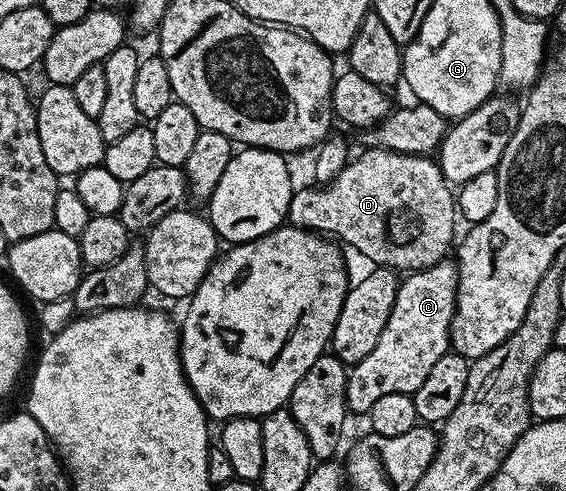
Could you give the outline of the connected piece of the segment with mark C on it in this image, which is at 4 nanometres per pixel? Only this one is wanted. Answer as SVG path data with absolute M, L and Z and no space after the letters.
M443 260L423 270L409 273L399 285L396 304L380 341L360 364L349 367L350 385L346 391L346 404L362 416L369 415L372 404L392 392L413 396L416 388L424 384L428 371L440 356L451 349L450 325L458 303L458 267L453 261Z

